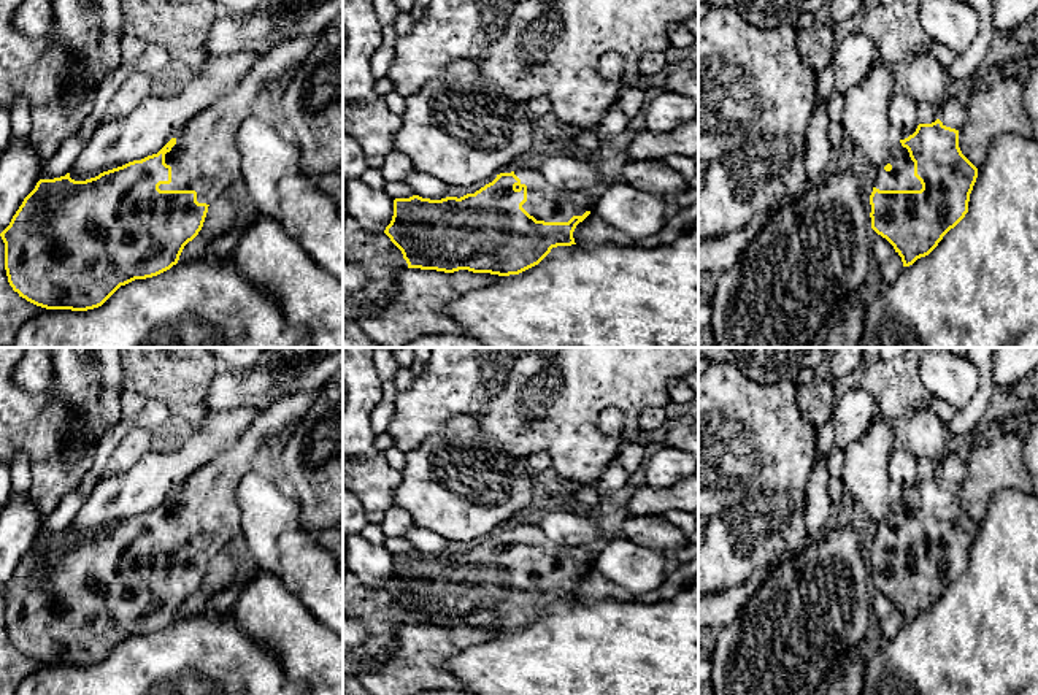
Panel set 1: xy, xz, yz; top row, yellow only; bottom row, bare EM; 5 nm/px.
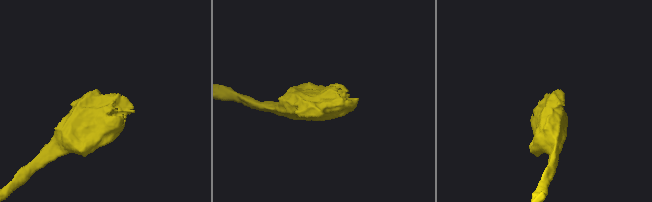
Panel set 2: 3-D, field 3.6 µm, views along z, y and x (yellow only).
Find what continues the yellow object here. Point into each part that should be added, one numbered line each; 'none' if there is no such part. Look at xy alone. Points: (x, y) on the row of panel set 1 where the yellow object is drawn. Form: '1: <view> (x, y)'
1: xy (205, 159)

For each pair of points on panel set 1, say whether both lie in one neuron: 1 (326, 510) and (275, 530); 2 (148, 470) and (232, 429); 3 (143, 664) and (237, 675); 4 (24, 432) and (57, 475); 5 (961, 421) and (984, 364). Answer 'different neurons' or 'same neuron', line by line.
1: different neurons
2: same neuron
3: same neuron
4: same neuron
5: same neuron

